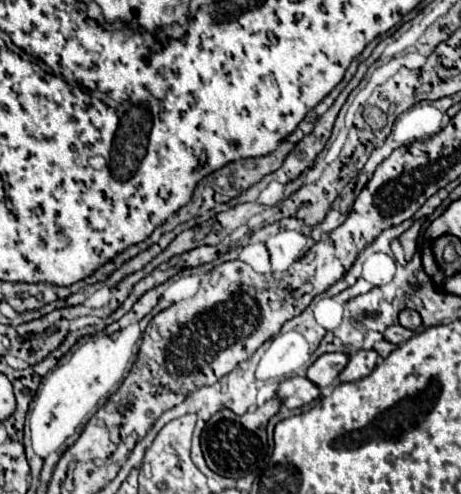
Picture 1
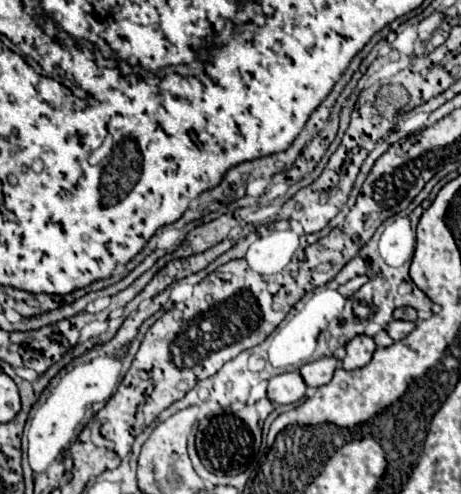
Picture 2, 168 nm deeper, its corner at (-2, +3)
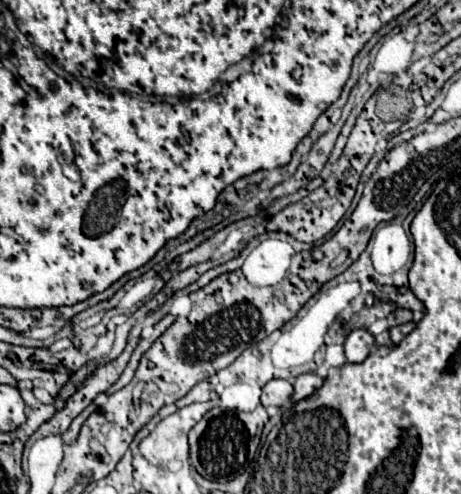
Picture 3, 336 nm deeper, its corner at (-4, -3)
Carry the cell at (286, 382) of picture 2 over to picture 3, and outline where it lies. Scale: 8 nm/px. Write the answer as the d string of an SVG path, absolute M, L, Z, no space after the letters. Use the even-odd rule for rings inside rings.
M270 380L262 388L262 406L284 406L290 402L292 396L292 384L288 380Z

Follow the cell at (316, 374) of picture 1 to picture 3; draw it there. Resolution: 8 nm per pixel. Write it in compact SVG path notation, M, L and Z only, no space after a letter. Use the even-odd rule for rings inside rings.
M302 374L294 380L294 392L292 392L292 402L300 402L308 396L312 396L318 388L322 386L322 378L318 378L316 374Z

